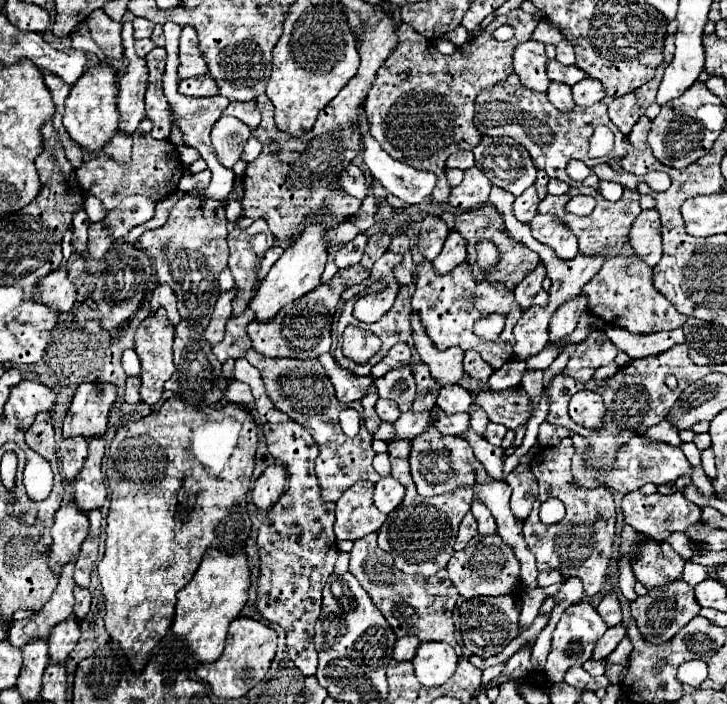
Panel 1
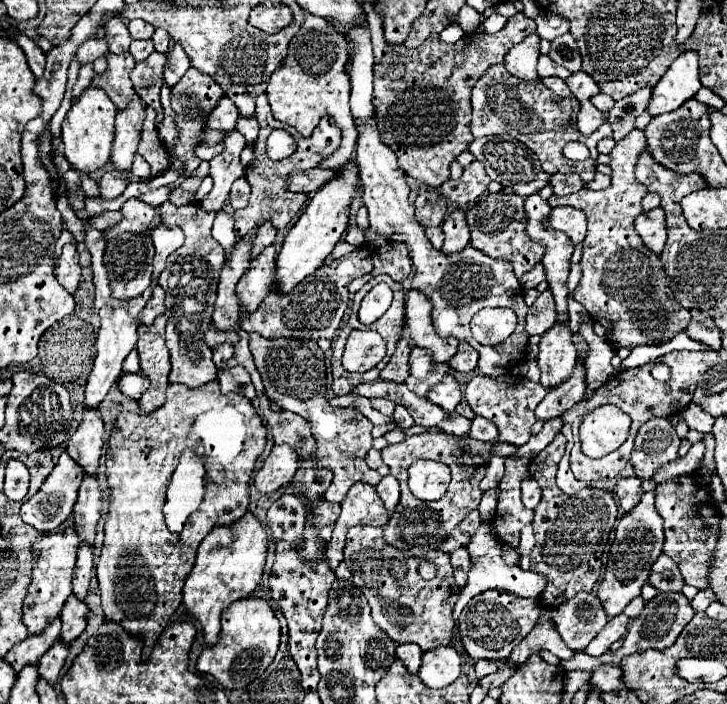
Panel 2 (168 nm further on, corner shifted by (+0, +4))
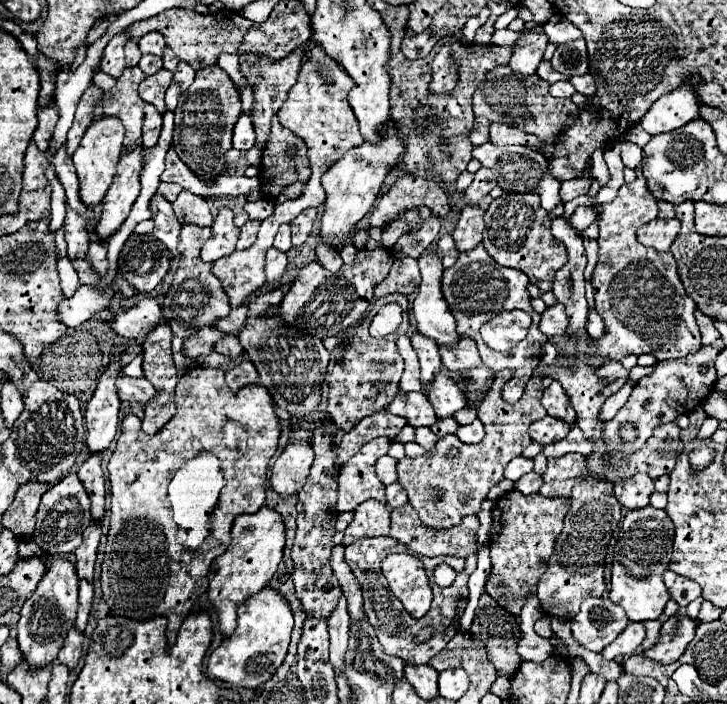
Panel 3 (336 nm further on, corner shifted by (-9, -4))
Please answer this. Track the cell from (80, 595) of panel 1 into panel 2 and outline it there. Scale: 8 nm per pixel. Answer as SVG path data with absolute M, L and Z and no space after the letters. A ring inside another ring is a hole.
M68 598L64 608L62 608L62 614L60 614L60 620L62 620L62 630L60 630L60 640L64 644L70 644L72 640L76 640L84 628L86 628L86 604L80 602L78 598Z

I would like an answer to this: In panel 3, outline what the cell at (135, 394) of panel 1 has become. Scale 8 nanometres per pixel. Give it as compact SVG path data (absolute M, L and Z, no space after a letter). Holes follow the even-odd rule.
M119 376L117 378L117 394L121 400L127 402L139 402L147 404L155 396L153 384L145 378L129 378L129 376Z

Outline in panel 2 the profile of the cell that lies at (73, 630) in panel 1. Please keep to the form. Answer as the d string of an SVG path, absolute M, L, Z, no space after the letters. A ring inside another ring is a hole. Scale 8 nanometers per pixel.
M58 640L58 642L40 658L38 676L44 678L48 684L56 684L58 674L60 674L62 666L64 666L66 656L68 656L68 646Z

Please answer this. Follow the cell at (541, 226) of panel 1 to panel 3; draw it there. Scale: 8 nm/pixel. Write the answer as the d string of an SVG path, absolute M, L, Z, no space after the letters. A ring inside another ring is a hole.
M579 206L579 208L571 214L569 222L573 224L573 228L575 228L577 232L583 232L585 228L589 228L589 226L595 222L595 218L597 218L597 212L595 212L591 206Z

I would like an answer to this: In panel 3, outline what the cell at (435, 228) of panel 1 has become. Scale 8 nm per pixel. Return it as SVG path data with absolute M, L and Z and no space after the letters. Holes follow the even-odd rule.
M443 236L441 240L437 240L437 256L443 260L443 266L449 268L455 264L459 252L455 250L455 242L451 236Z

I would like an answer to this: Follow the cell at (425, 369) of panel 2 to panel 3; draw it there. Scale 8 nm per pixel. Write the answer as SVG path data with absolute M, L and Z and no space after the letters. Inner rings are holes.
M415 332L411 336L411 344L419 356L419 364L421 364L421 384L423 384L423 390L427 390L435 378L435 374L441 370L441 356L439 356L439 346L421 336L419 332Z

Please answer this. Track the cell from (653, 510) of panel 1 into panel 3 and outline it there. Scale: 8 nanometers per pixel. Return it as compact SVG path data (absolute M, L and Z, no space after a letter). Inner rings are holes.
M635 474L627 482L615 484L615 496L617 496L619 504L629 510L647 506L651 492L653 492L653 480L645 474Z

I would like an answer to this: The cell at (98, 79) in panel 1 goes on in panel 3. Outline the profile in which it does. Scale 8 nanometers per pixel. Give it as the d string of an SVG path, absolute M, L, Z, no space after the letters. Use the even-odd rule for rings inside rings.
M101 116L101 120L91 122L91 126L85 130L83 140L79 148L73 154L73 164L81 182L81 200L85 204L99 204L105 196L105 192L111 186L111 180L115 176L115 166L119 162L119 154L123 150L123 124L115 116Z

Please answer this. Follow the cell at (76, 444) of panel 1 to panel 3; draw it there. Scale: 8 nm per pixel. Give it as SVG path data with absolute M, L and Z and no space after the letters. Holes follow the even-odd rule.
M69 472L61 482L57 482L51 490L47 490L41 498L39 510L35 514L35 534L33 542L45 550L47 554L67 554L73 552L81 544L81 534L89 526L91 512L89 512L89 496L85 492L85 486L77 478L75 472Z

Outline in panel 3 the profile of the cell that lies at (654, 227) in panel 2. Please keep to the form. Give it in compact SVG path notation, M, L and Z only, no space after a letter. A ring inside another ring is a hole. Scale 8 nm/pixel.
M655 218L637 230L637 240L643 246L655 248L657 252L669 252L677 234L679 234L679 222L675 218L669 220Z

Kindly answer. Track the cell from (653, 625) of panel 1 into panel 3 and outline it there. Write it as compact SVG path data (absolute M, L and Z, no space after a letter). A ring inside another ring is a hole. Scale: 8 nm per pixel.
M679 610L675 616L663 622L657 644L643 650L645 658L651 658L661 664L675 662L685 652L687 644L693 640L695 628L697 628L697 622L691 620L685 614L685 610Z

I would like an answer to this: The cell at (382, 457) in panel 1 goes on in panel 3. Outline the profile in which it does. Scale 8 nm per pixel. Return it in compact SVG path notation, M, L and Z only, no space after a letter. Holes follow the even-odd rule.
M381 456L375 464L375 470L377 470L377 476L383 484L391 484L397 480L397 472L395 472L395 464L397 460L395 458L389 458L389 456Z

